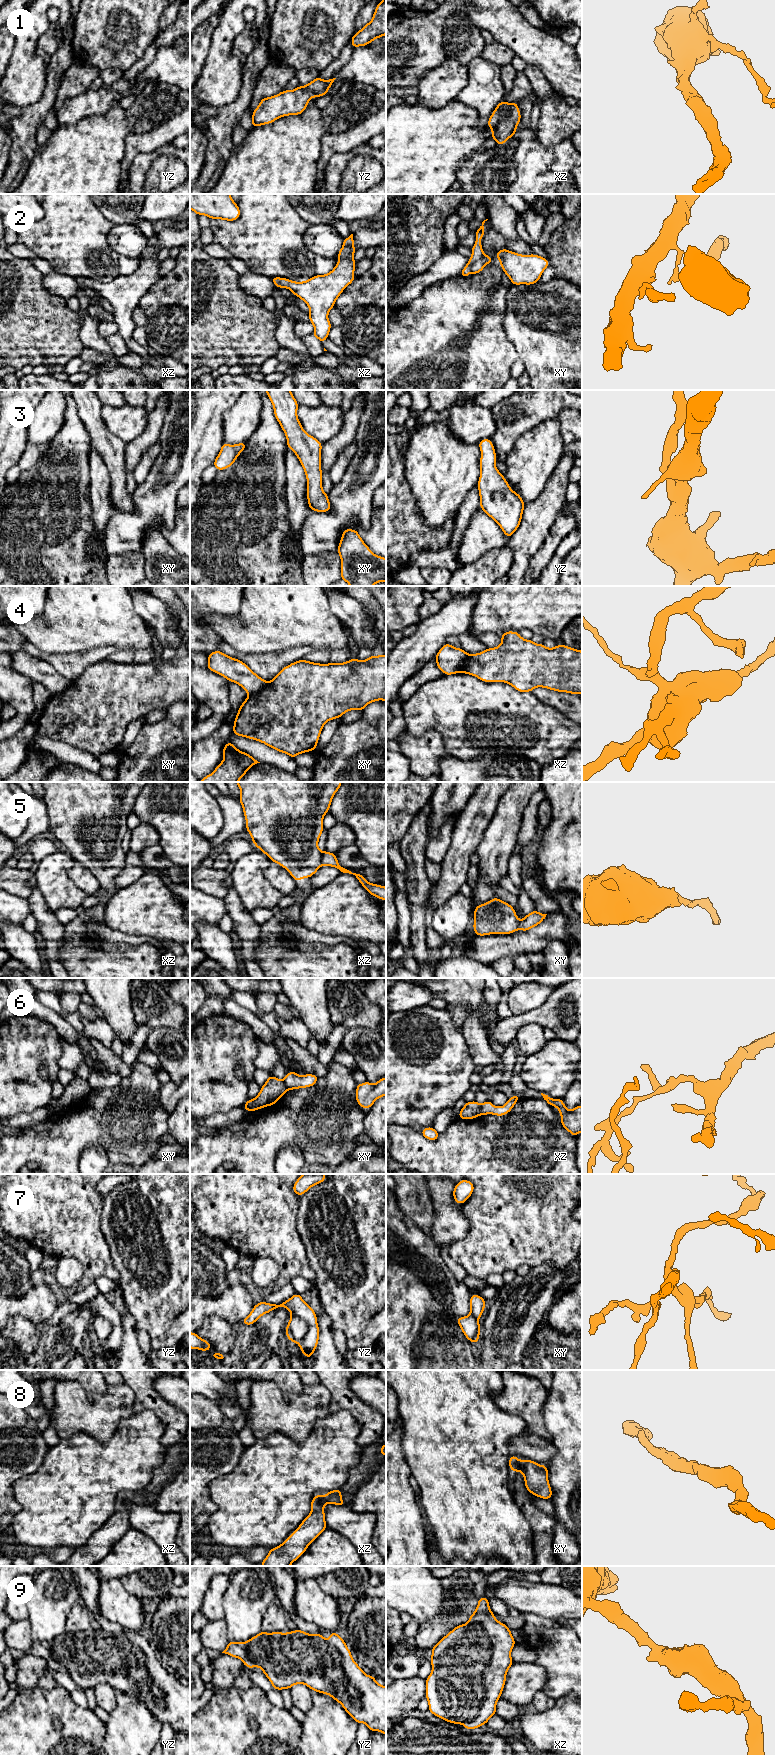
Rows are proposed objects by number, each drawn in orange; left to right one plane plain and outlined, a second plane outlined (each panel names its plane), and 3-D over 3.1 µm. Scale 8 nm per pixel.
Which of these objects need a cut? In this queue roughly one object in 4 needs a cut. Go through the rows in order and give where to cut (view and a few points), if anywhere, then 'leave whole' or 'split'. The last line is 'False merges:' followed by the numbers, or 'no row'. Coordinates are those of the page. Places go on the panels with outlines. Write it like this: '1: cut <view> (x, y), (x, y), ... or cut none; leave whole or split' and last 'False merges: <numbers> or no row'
1: cut none; leave whole
2: cut none; leave whole
3: cut none; leave whole
4: cut xy (268, 682), (260, 690), (249, 695); split
5: cut xz (321, 852), (321, 862), (323, 864); split
6: cut xy (282, 1080), (288, 1089); split
7: cut yz (291, 1315), (300, 1317), (307, 1325), (307, 1332), (298, 1343); split
8: cut none; leave whole
9: cut none; leave whole
False merges: 4, 5, 6, 7

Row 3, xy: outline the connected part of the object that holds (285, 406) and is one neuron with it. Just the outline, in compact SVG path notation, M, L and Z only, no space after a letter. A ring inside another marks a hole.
M265 390L272 402L274 415L287 438L287 448L299 459L307 478L307 499L312 511L331 509L328 495L322 489L322 443L306 433L298 419L299 407L291 390Z

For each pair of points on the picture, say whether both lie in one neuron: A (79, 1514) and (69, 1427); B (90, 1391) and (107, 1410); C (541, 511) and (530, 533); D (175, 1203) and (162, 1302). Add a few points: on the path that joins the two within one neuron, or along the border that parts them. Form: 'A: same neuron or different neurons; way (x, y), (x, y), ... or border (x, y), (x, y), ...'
A: different neurons; border (93, 1437), (76, 1432), (68, 1438), (60, 1439)
B: different neurons; border (74, 1382), (89, 1399), (103, 1394), (108, 1386)
C: same neuron; way (538, 516), (534, 528)
D: same neuron; way (175, 1228), (175, 1244), (172, 1249), (172, 1277)

